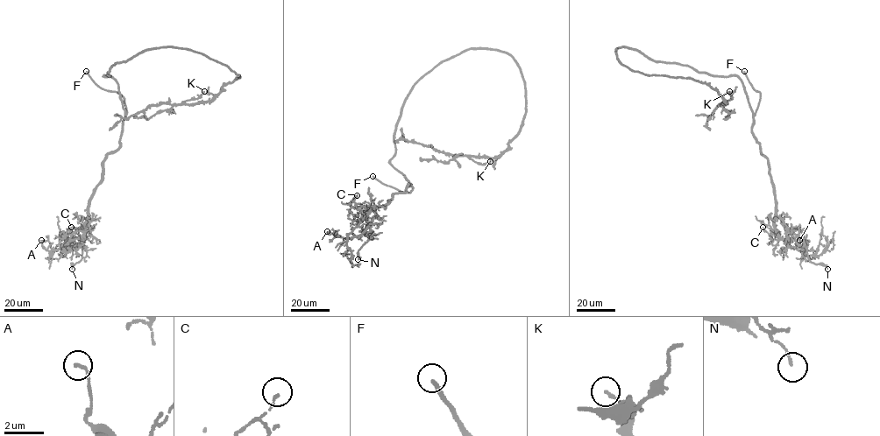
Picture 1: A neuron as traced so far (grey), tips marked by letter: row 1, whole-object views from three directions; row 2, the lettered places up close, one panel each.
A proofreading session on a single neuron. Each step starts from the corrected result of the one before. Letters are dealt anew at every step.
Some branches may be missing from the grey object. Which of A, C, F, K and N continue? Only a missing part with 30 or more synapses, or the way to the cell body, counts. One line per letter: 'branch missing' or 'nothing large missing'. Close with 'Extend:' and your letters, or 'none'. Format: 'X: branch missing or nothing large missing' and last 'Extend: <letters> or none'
A: nothing large missing
C: nothing large missing
F: branch missing
K: nothing large missing
N: nothing large missing
Extend: F

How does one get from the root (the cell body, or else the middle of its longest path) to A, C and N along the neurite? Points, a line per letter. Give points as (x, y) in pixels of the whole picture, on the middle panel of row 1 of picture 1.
A: (408, 95), (390, 163), (411, 185), (375, 207), (362, 234), (344, 237), (327, 231)
C: (408, 95), (390, 163), (411, 185), (387, 203), (365, 210), (351, 207), (357, 195)
N: (408, 95), (390, 163), (411, 185), (375, 208), (358, 259)

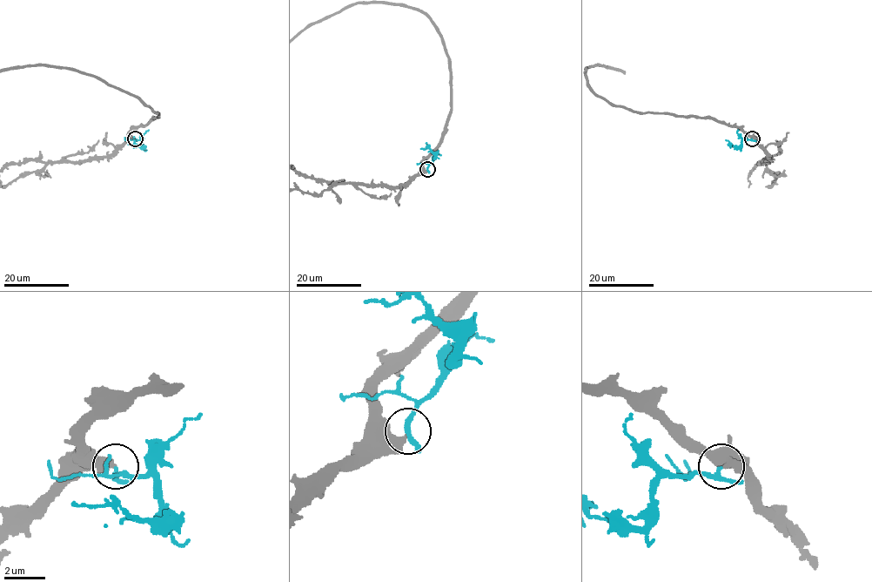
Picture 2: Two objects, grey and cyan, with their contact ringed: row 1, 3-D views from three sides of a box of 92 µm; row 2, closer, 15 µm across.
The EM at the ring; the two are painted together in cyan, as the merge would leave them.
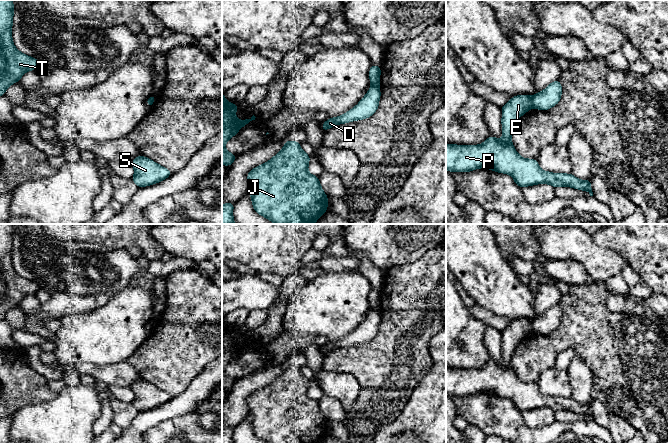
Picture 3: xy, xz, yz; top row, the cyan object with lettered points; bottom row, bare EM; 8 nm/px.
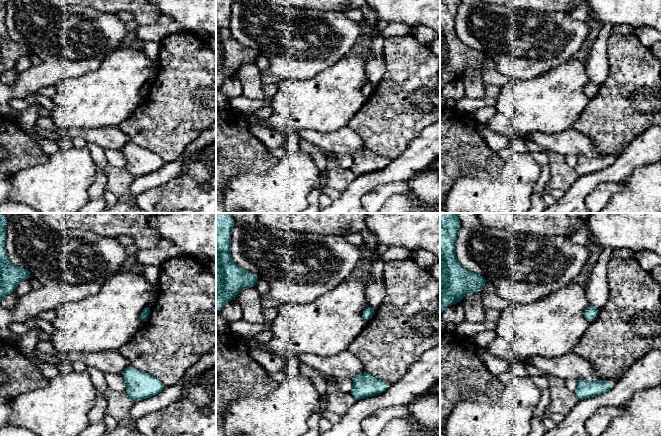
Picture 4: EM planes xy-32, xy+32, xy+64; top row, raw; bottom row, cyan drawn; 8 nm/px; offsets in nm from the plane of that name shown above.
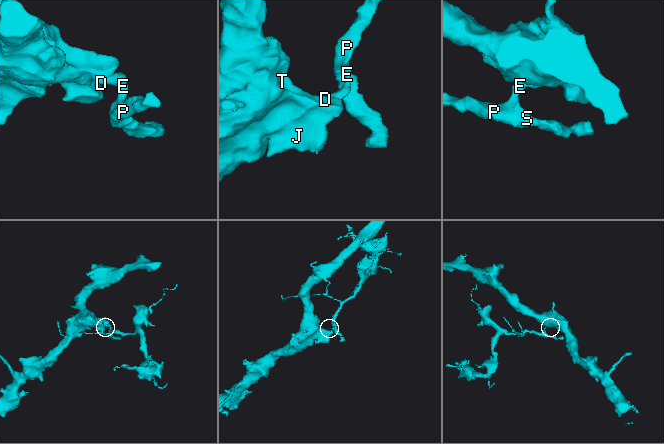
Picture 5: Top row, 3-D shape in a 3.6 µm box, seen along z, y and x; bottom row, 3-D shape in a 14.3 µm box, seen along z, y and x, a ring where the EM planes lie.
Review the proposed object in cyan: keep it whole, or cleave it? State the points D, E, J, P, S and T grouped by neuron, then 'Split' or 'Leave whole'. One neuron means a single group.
Groups: D J T / E P S. Split

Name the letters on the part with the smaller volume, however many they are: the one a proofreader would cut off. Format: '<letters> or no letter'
E, P, S

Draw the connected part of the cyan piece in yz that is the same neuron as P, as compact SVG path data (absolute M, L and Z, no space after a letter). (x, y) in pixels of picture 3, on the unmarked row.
M516 319L501 331L501 364L490 359L480 369L446 368L446 394L461 397L487 392L511 399L521 412L550 408L554 412L572 411L588 415L593 420L590 403L580 404L573 398L543 395L536 383L525 383L517 377L512 368L512 354L516 345L531 332L531 320Z

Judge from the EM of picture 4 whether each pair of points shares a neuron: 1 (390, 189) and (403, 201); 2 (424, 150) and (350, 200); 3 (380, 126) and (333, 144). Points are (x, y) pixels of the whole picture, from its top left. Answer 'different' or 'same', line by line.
1: different
2: same
3: different

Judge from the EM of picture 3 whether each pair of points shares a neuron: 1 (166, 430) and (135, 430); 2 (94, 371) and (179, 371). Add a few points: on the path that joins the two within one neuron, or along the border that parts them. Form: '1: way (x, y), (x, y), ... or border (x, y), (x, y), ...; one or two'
1: border (166, 419), (147, 428), (143, 432); two
2: border (126, 360), (136, 369), (141, 378); two

